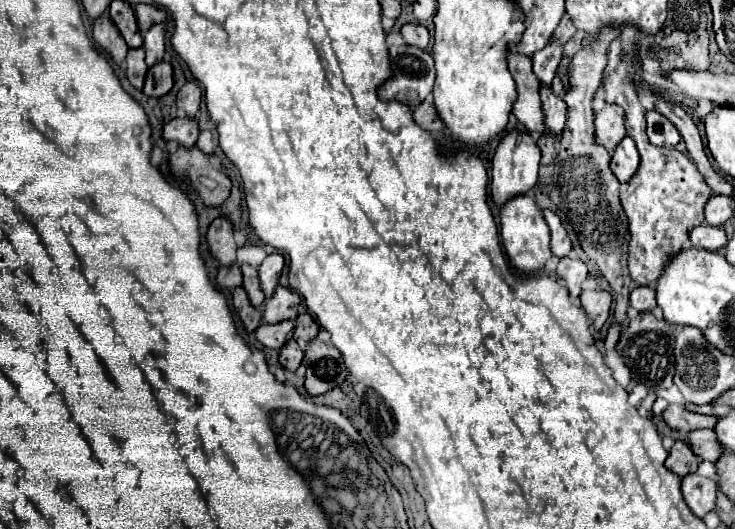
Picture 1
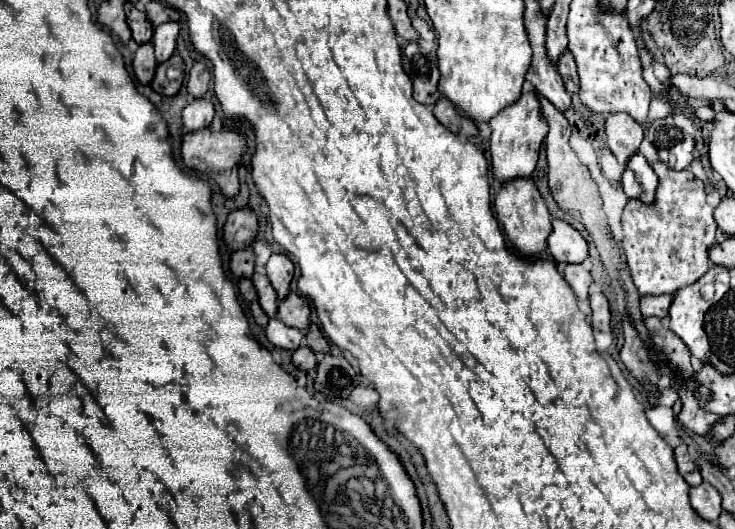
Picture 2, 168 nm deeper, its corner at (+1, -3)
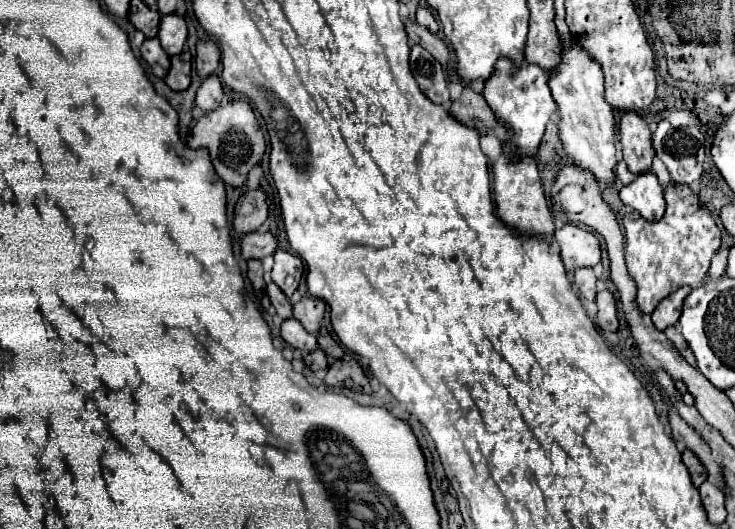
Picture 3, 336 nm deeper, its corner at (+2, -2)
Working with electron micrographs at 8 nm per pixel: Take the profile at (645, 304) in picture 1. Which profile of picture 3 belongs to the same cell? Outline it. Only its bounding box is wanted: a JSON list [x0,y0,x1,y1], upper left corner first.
[652,286,692,332]

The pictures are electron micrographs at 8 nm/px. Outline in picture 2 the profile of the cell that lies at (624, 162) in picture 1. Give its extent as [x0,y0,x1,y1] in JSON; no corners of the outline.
[621,151,657,201]

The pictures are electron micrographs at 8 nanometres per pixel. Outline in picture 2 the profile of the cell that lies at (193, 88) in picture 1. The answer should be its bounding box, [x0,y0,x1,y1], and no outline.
[187,63,211,99]

